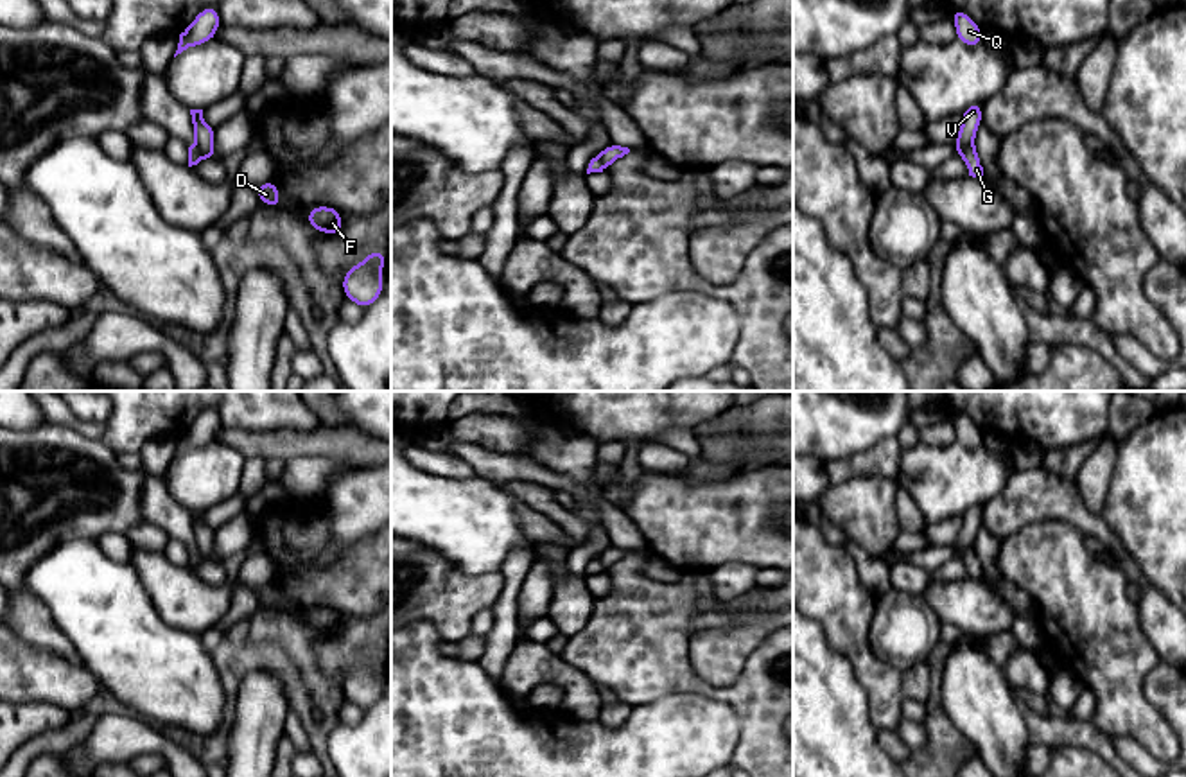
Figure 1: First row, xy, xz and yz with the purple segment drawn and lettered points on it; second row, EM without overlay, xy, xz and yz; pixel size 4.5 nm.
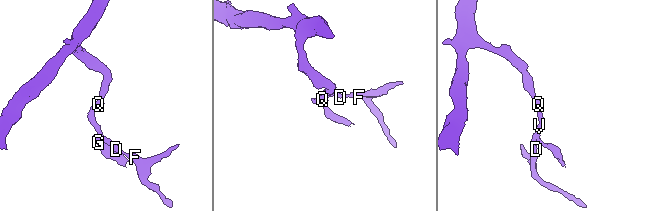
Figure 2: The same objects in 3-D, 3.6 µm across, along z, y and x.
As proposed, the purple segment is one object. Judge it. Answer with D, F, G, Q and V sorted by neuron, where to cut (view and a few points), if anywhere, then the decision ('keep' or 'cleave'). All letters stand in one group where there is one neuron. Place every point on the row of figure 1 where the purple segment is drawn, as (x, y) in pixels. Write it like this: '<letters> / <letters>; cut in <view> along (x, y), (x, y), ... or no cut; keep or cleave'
D F Q V / G; cut in yz along (973, 142), (960, 153); cleave

